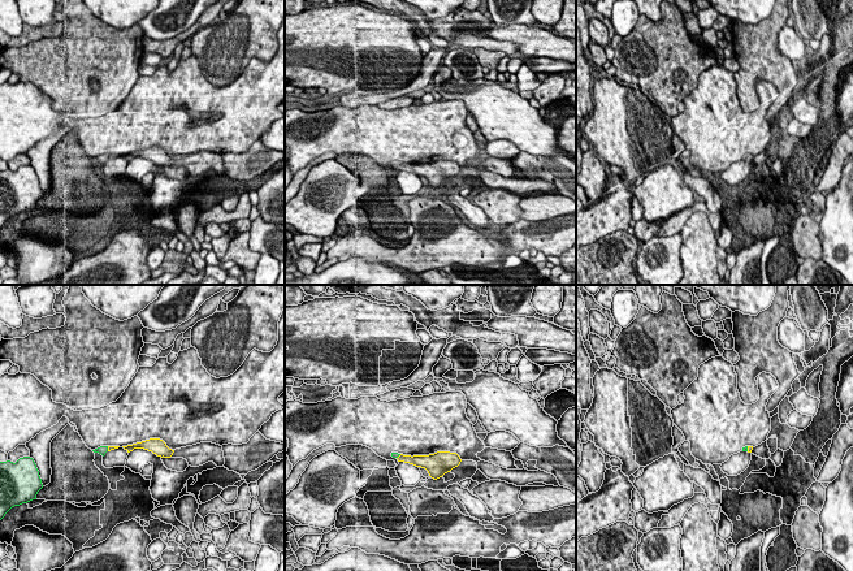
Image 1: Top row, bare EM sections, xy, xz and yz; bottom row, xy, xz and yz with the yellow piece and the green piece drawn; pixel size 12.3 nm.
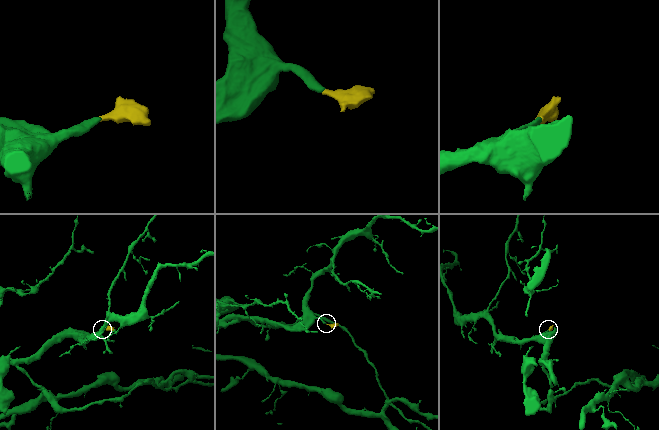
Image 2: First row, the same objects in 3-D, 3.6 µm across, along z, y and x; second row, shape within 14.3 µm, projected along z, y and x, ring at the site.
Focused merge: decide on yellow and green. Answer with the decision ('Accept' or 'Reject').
Accept

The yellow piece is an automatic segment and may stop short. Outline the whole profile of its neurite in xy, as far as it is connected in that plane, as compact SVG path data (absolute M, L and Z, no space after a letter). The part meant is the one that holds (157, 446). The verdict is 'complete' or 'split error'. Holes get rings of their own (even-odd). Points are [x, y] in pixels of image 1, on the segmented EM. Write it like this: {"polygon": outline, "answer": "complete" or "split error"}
{"polygon": "M150 438L142 442L137 442L133 445L122 446L127 453L133 451L134 449L144 449L152 451L157 457L170 458L174 450L169 449L166 444L160 438Z", "answer": "complete"}

